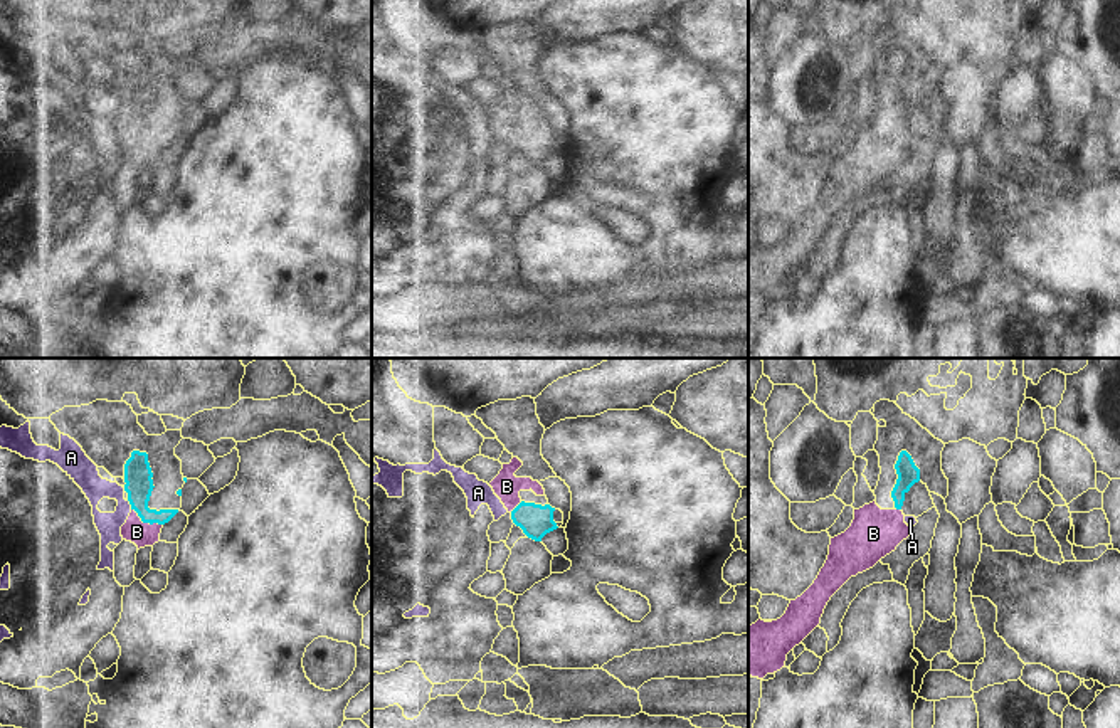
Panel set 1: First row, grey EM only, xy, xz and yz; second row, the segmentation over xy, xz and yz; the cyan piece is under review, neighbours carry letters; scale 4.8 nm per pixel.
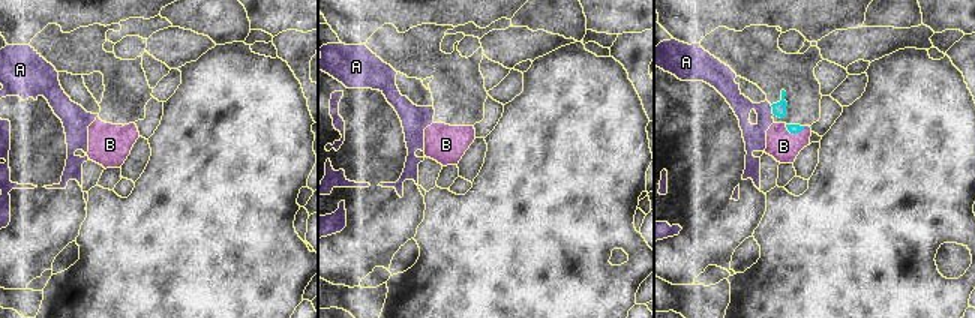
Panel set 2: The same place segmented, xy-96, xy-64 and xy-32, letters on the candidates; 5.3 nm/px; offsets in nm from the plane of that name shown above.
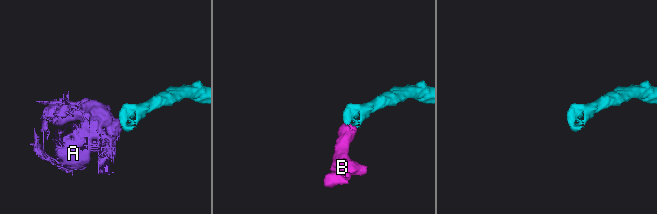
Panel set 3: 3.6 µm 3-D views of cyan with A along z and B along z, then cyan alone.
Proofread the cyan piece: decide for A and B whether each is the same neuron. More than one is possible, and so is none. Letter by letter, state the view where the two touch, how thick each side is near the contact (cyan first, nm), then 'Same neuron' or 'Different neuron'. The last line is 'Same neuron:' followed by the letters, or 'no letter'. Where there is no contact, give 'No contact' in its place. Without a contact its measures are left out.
A: Touches cyan in xy. Thickness 130 nm (cyan) against 120 nm. Different neuron
B: Touches cyan in xy. Thickness 130 nm (cyan) against 120 nm. Same neuron
Same neuron: B.

